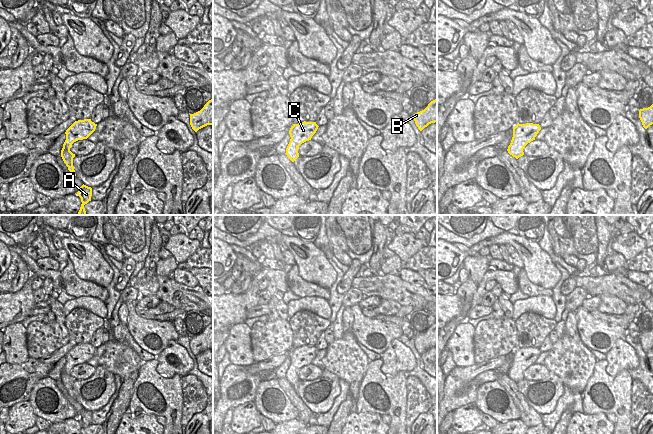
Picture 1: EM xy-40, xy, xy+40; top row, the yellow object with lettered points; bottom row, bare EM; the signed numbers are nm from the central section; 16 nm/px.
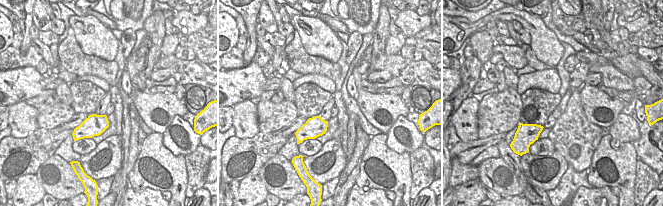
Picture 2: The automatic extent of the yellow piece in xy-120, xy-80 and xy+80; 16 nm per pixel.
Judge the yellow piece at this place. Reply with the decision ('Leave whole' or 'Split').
Leave whole.

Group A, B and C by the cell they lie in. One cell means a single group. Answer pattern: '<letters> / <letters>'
A B C

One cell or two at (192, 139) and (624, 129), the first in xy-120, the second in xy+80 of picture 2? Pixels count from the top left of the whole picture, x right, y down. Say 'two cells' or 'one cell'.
one cell

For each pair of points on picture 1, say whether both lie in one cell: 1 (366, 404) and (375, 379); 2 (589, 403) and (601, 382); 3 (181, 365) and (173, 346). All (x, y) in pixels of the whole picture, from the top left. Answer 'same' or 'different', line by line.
1: same
2: same
3: same

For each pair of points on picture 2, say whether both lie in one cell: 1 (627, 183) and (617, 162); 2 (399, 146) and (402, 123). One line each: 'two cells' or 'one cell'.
1: one cell
2: one cell

